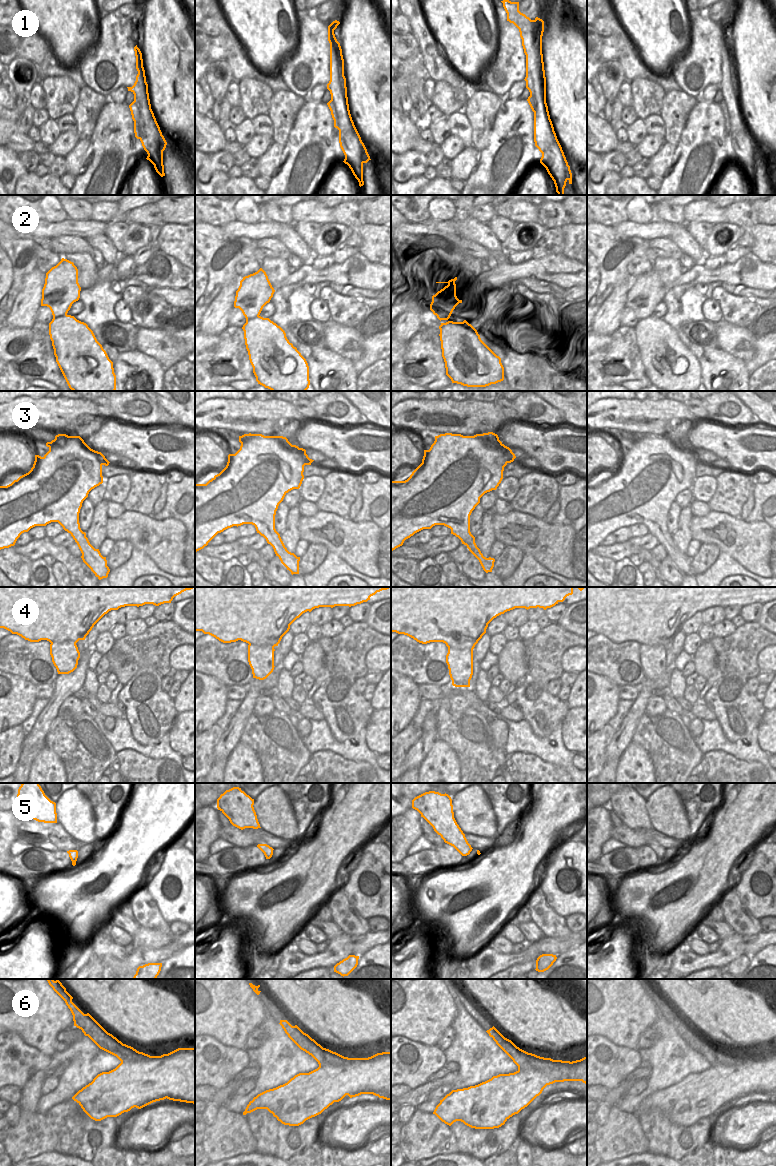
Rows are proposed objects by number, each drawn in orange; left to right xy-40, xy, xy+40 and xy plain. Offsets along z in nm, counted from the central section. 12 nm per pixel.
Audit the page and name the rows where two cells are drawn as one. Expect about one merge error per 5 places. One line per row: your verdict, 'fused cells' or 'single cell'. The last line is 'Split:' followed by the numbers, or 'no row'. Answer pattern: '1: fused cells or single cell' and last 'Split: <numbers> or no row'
1: single cell
2: single cell
3: single cell
4: fused cells
5: single cell
6: fused cells
Split: 4, 6

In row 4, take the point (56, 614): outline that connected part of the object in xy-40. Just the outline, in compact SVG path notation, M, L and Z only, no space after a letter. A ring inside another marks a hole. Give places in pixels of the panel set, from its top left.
M0 587L0 628L6 629L12 634L17 634L30 642L47 640L50 643L53 643L73 640L77 643L79 640L85 640L94 625L111 610L118 610L119 608L125 606L139 607L145 604L159 606L164 603L171 603L175 596L193 588L194 587Z

